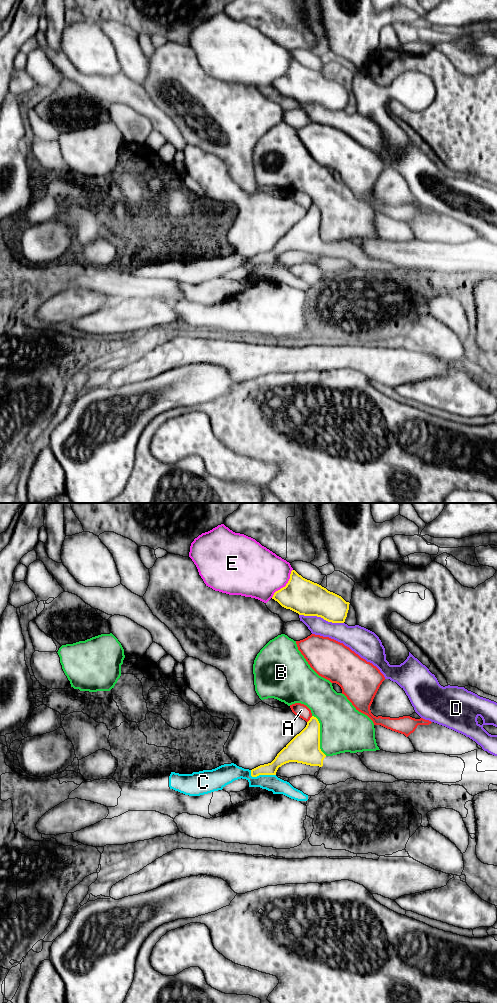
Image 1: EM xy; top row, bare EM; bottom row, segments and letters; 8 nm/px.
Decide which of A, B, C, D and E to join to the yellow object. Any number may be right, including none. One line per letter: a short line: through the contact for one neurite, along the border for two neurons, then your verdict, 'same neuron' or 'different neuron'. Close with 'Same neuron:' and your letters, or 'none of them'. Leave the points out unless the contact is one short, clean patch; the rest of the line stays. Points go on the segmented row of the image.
A: different neuron
B: different neuron
C: xy (250, 770), (252, 776), (275, 774) | different neuron
D: different neuron
E: different neuron
Same neuron: none of them

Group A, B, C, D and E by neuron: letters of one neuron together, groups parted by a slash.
A / B / C / D / E

